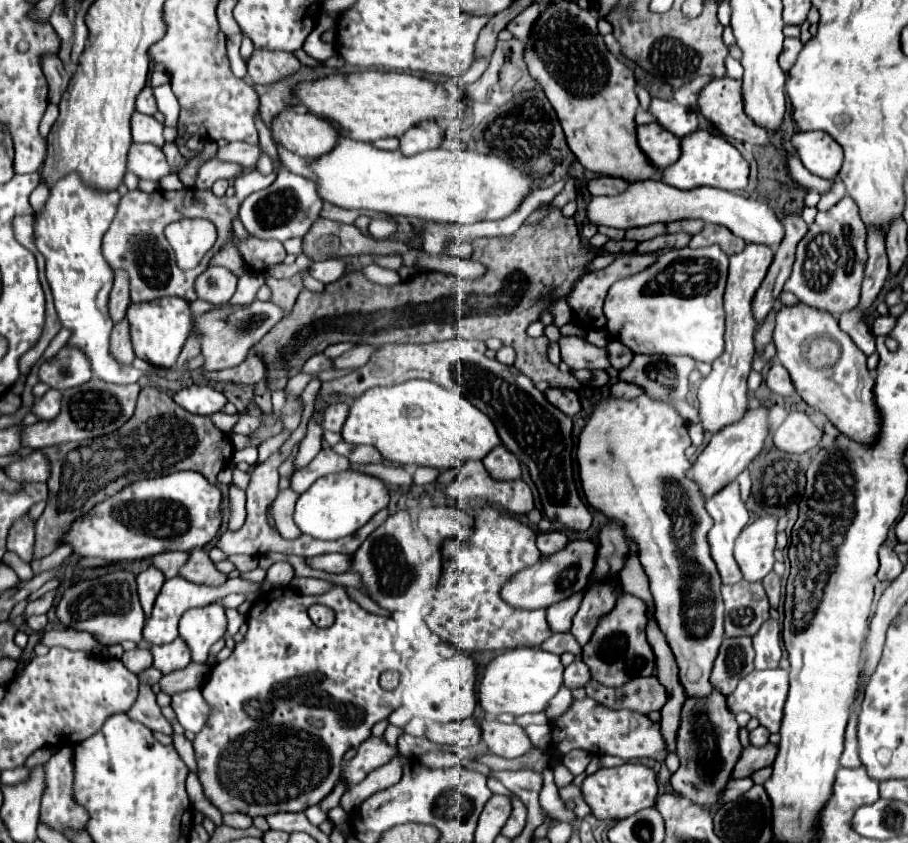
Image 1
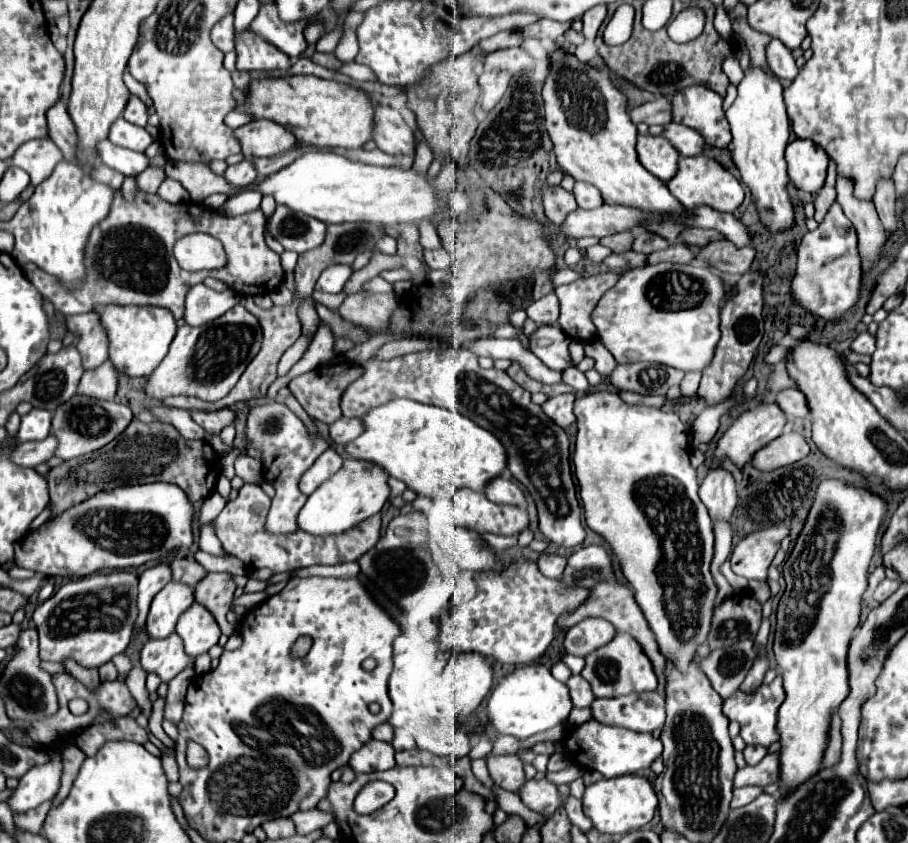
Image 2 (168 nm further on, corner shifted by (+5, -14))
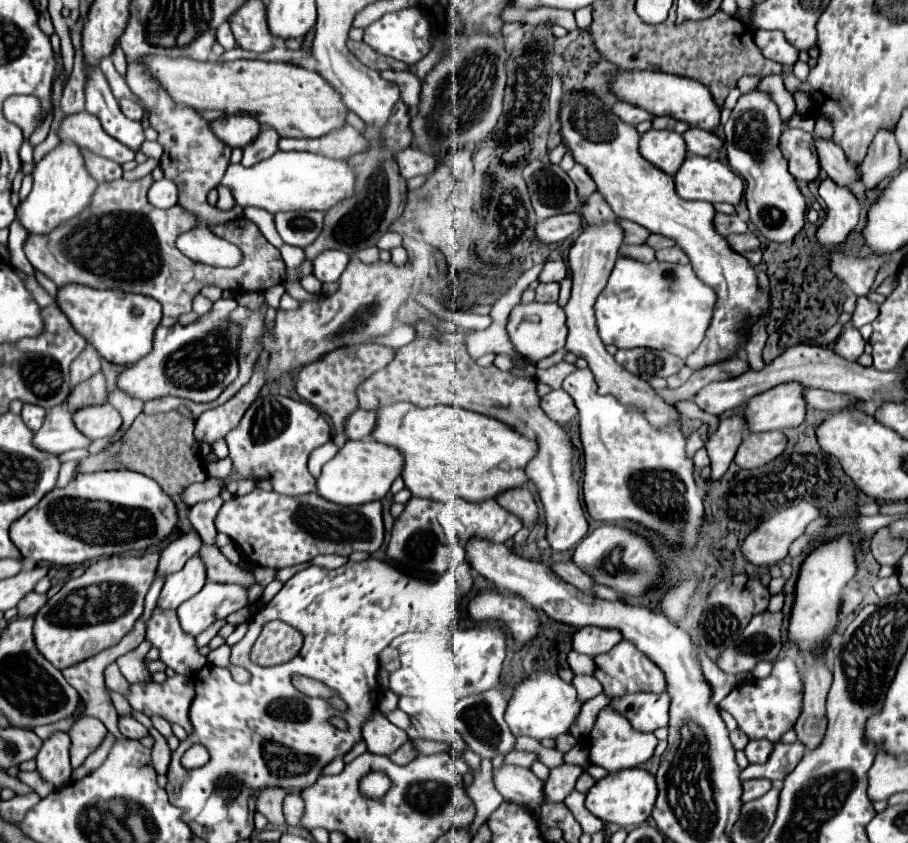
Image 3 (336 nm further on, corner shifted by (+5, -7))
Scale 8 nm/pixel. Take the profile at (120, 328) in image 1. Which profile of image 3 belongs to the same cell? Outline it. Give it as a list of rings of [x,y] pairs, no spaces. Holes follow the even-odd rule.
[[[102,372],[98,376],[92,376],[90,380],[86,380],[86,384],[80,384],[78,388],[74,388],[66,400],[68,410],[72,414],[80,408],[96,406],[96,404],[104,404],[104,402],[106,402],[106,380],[104,380]]]

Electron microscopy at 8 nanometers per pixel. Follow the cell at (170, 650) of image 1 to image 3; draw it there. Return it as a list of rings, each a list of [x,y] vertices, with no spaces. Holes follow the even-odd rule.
[[[156,606],[146,622],[146,638],[160,650],[160,660],[178,674],[192,676],[206,664],[206,658],[198,654],[194,636],[182,630],[176,610]]]

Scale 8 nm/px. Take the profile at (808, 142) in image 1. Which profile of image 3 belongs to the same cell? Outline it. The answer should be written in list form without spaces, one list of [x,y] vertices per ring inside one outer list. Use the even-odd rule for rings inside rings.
[[[786,128],[780,138],[780,152],[788,160],[790,174],[796,180],[812,182],[818,178],[818,154],[814,152],[814,140],[808,132]]]

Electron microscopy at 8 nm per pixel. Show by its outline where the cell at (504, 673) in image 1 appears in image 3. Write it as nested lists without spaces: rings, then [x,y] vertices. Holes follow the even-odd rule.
[[[536,672],[514,688],[506,710],[506,722],[514,736],[530,736],[536,740],[558,738],[560,734],[566,734],[570,730],[580,708],[582,700],[578,698],[576,688],[572,684],[566,684],[558,674]]]

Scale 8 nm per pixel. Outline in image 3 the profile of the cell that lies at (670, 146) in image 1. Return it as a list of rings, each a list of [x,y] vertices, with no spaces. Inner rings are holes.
[[[648,130],[640,138],[640,154],[662,172],[674,176],[686,158],[684,138],[672,130]]]

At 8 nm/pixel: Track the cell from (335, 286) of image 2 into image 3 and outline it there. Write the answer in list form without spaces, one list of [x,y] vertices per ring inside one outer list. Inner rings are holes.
[[[334,250],[320,252],[320,256],[314,258],[314,272],[312,274],[320,282],[336,282],[338,276],[344,272],[348,260],[350,260],[350,256],[346,252],[334,252]]]

